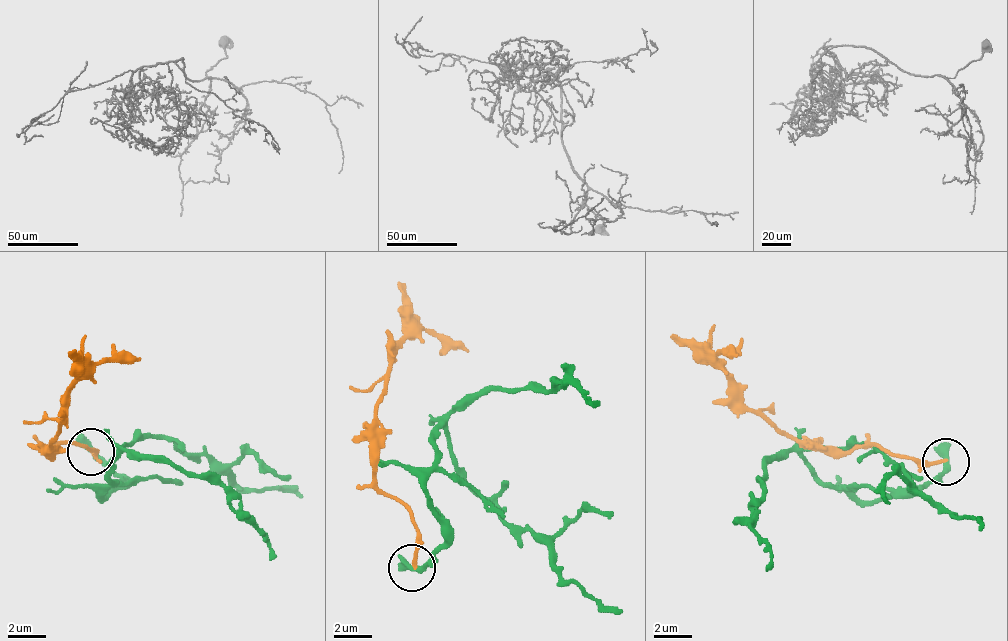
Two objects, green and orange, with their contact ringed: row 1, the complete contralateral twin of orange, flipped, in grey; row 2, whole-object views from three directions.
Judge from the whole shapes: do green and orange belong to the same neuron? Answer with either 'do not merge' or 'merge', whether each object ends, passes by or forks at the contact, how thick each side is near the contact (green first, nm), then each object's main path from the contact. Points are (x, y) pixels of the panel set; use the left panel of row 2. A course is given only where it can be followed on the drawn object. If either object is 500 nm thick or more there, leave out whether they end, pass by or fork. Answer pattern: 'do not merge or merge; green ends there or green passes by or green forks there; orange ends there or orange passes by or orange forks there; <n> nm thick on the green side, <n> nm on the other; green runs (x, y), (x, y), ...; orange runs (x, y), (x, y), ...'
do not merge; green ends there; orange ends there; 480 nm thick on the green side, 200 nm on the other; green runs (91, 452), (124, 483), (104, 498), (127, 443), (155, 436), (203, 452), (246, 489), (303, 496); orange runs (91, 452), (52, 446), (51, 455), (51, 444), (64, 410), (64, 396), (91, 370), (139, 359)

